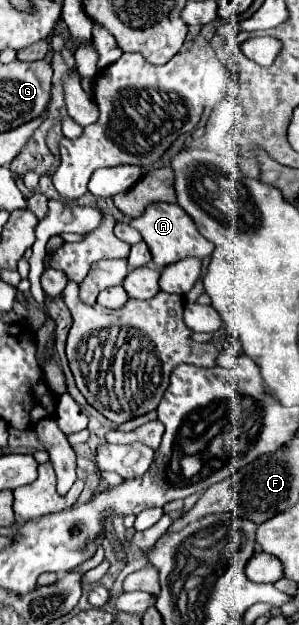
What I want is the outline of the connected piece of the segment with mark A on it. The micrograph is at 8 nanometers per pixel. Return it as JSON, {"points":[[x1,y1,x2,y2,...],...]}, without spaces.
{"points":[[152,204,146,208,146,212,140,216,140,218,134,218,130,222,132,228,136,228,144,242,148,244,150,248,150,254,152,254,152,262,158,266,158,268,164,268,164,266,170,266,178,260,184,260,184,258,206,258,212,254,214,246,212,242,208,242,204,236,200,236,200,232,196,230,192,218,188,218,184,214,184,210,180,210,178,204]]}

